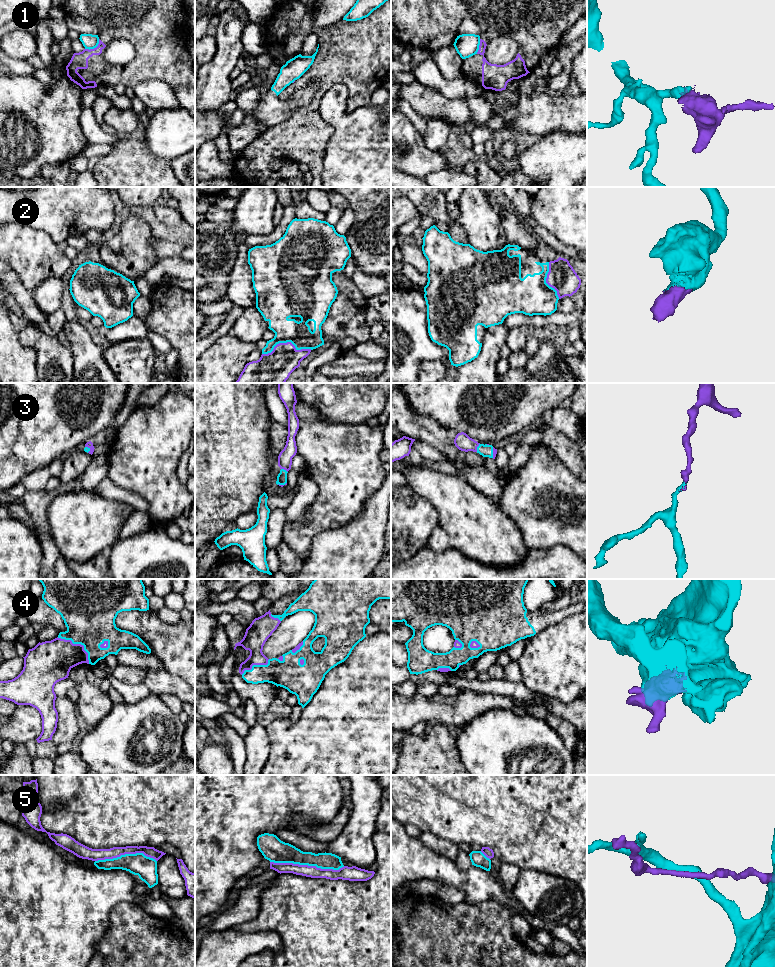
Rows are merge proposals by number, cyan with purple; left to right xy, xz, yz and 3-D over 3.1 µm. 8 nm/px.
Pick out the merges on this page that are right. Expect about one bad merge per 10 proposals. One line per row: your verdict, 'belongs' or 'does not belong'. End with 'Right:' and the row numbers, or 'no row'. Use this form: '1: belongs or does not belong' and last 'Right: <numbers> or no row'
1: does not belong
2: belongs
3: belongs
4: belongs
5: does not belong
Right: 2, 3, 4

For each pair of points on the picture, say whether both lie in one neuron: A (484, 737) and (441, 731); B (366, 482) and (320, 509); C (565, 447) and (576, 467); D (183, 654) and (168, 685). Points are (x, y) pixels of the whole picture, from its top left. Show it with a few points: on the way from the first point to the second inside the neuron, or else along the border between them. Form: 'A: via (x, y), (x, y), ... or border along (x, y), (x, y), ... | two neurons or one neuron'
A: border along (454, 739), (454, 745), (461, 762) | two neurons
B: via (355, 482), (331, 506) | one neuron
C: via (568, 452), (576, 462) | one neuron
D: border along (162, 668), (178, 675), (184, 681) | two neurons

